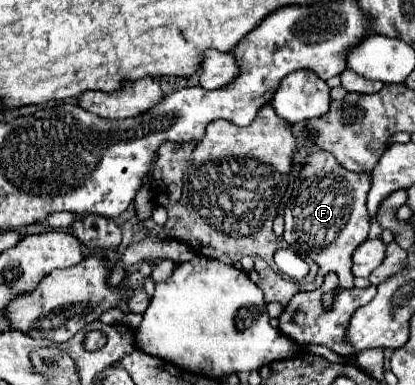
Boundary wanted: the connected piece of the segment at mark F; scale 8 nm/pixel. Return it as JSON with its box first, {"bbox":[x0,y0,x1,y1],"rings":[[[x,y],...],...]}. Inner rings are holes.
{"bbox":[283,151,371,289],"rings":[[[317,151],[307,157],[293,197],[285,207],[283,239],[293,245],[305,243],[305,253],[319,263],[321,271],[335,271],[345,289],[351,289],[355,281],[351,273],[351,255],[369,235],[369,211],[365,205],[369,187],[371,177],[367,173],[347,171],[331,153]]]}

